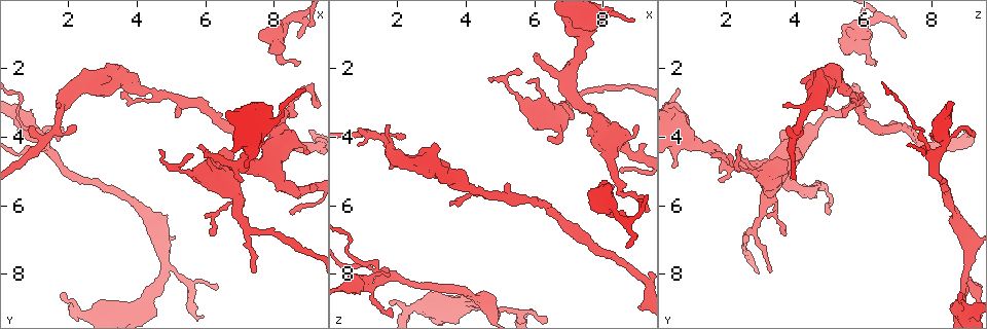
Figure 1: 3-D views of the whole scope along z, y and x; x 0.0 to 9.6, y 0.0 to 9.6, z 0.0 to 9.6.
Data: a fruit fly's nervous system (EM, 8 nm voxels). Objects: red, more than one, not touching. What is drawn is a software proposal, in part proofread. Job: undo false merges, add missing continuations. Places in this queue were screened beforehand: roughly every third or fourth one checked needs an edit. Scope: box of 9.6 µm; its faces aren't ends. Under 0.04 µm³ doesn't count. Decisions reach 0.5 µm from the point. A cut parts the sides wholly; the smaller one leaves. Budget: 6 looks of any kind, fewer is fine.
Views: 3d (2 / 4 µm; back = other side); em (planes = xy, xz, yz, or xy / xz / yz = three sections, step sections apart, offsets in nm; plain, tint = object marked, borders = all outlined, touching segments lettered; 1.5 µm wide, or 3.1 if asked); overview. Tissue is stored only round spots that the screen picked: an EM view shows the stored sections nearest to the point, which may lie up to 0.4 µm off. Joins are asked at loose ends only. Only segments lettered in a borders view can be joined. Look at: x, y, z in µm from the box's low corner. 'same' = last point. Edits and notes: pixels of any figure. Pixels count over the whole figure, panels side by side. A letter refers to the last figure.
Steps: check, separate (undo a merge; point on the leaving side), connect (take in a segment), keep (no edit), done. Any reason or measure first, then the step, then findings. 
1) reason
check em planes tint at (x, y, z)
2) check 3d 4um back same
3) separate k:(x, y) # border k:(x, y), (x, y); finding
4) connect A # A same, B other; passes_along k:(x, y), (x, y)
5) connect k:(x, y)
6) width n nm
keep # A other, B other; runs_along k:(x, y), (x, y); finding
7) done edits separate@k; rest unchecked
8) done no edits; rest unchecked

tapers out
check em xz step 4 borders at (6.15, 6.85, 3.65)

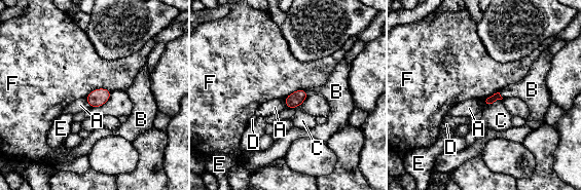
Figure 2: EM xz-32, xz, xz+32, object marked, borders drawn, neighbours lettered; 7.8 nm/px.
longest_contact F 200 nm
keep # A other, B other, C other, D other, E other, F other; border 2:(110, 90), (95, 88), (85, 98); none of them fits

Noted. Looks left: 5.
free end
check em xy step 8 borders at (6.05, 4.55, 1.55)

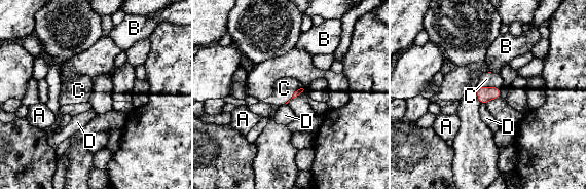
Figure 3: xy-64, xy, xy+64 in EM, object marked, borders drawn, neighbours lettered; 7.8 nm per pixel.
connect C # A other, B other, C same, D other; it goes on there

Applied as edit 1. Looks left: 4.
redraw
check overview

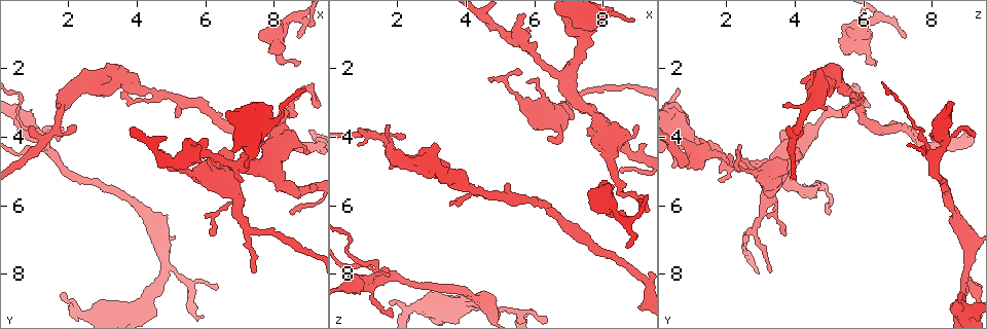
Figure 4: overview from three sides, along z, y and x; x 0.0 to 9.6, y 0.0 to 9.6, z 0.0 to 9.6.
check em yz step 4 tint at (9.10, 4.40, 3.70)

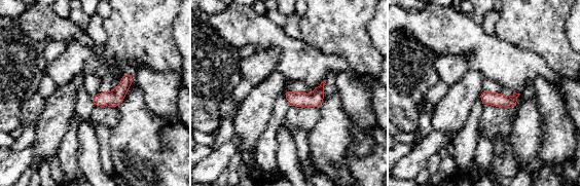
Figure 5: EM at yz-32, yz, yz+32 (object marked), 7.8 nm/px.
check em planes borders same

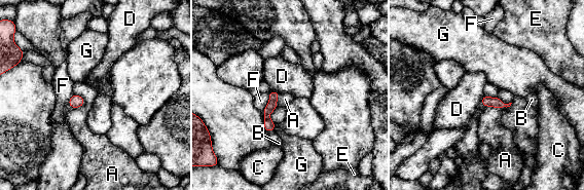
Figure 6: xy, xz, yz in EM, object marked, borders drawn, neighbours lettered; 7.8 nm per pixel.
keep # A other, B other, C other, D other, E other, F other, G other; runs_along 6:(275, 93), (266, 111), (268, 128); none of them fits

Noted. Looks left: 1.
done edits connect@3; rest unchecked

